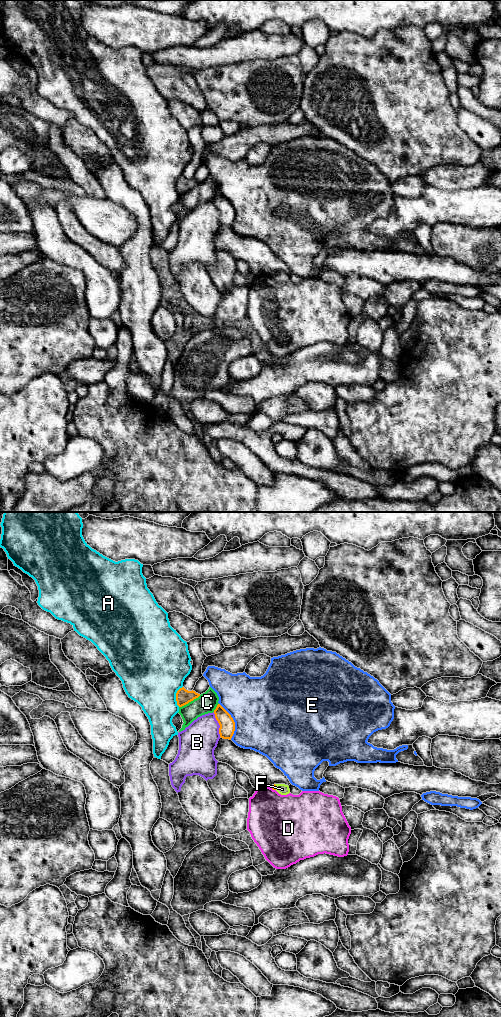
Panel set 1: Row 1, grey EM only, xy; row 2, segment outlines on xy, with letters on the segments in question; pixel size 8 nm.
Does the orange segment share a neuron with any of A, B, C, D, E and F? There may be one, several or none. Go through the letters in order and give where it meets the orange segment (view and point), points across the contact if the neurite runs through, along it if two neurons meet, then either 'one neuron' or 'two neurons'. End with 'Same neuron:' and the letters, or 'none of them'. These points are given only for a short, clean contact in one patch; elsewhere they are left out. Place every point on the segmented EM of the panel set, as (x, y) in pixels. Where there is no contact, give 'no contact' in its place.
A: meets orange in xy at (176, 696); border along xy (182, 686), (176, 693), (176, 704), (178, 706); two neurons
B: meets orange in xy at (219, 724); two neurons
C: meets orange in xy at (189, 701); two neurons
D: meets orange in xy at (272, 788); two neurons
E: meets orange in xy at (233, 721); two neurons
F: meets orange in xy at (275, 787); runs through xy (273, 787), (275, 787), (282, 789); one neuron
Same neuron: F

